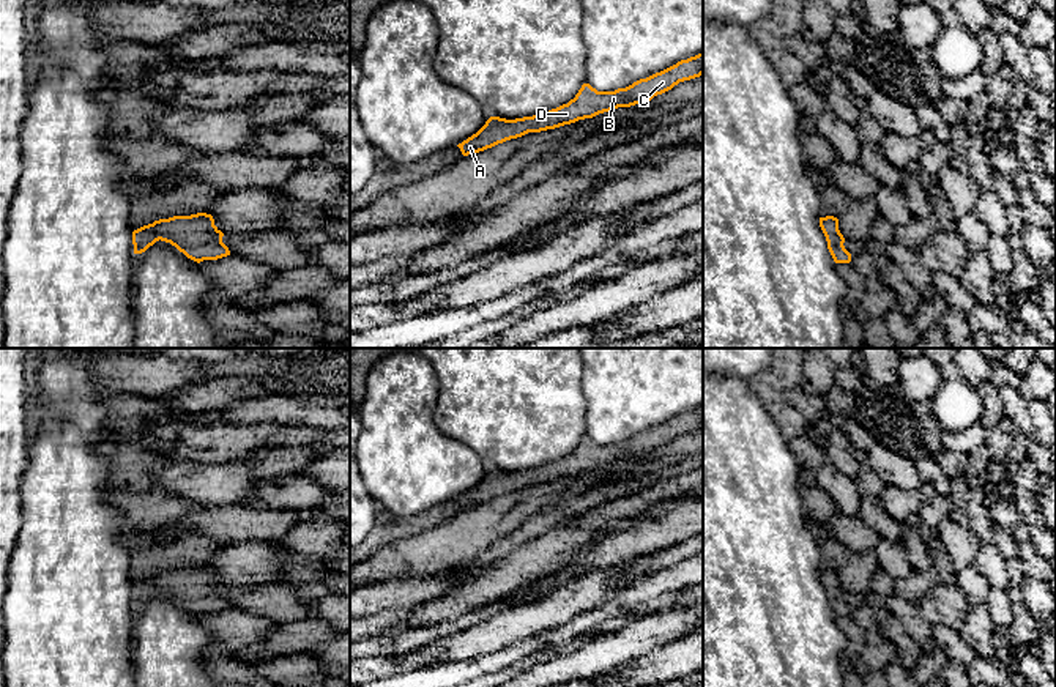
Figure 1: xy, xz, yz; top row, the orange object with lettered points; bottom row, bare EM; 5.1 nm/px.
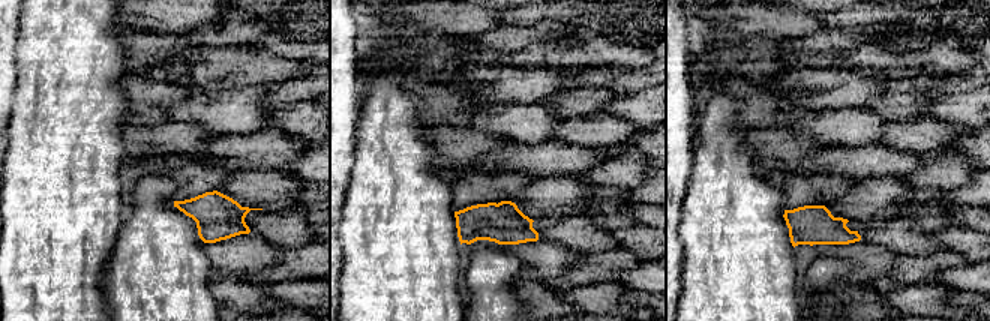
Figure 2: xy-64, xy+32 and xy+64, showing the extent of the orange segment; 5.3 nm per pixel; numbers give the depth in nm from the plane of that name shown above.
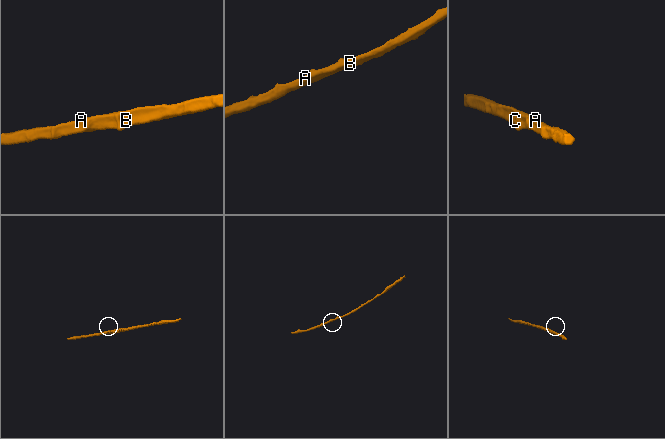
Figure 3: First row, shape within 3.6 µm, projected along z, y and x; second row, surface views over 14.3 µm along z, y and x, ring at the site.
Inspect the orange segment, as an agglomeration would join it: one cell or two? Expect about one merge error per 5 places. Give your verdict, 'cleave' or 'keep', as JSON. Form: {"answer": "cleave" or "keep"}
{"answer": "keep"}

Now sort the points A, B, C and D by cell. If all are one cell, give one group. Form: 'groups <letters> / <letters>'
groups A B C D

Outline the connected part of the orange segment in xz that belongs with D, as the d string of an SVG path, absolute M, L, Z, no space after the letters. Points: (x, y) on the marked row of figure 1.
M698 54L615 91L597 91L589 84L583 84L574 99L548 112L515 120L490 117L476 134L457 147L463 156L479 153L528 132L555 129L578 120L593 118L618 107L648 102L654 96L671 90L679 82L700 77L701 74L703 54Z

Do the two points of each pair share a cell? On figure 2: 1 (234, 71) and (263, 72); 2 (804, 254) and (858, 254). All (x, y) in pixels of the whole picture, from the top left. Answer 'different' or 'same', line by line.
1: same
2: same

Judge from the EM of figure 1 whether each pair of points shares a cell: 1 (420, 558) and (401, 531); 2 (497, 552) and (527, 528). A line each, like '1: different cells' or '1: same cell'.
1: different cells
2: same cell

